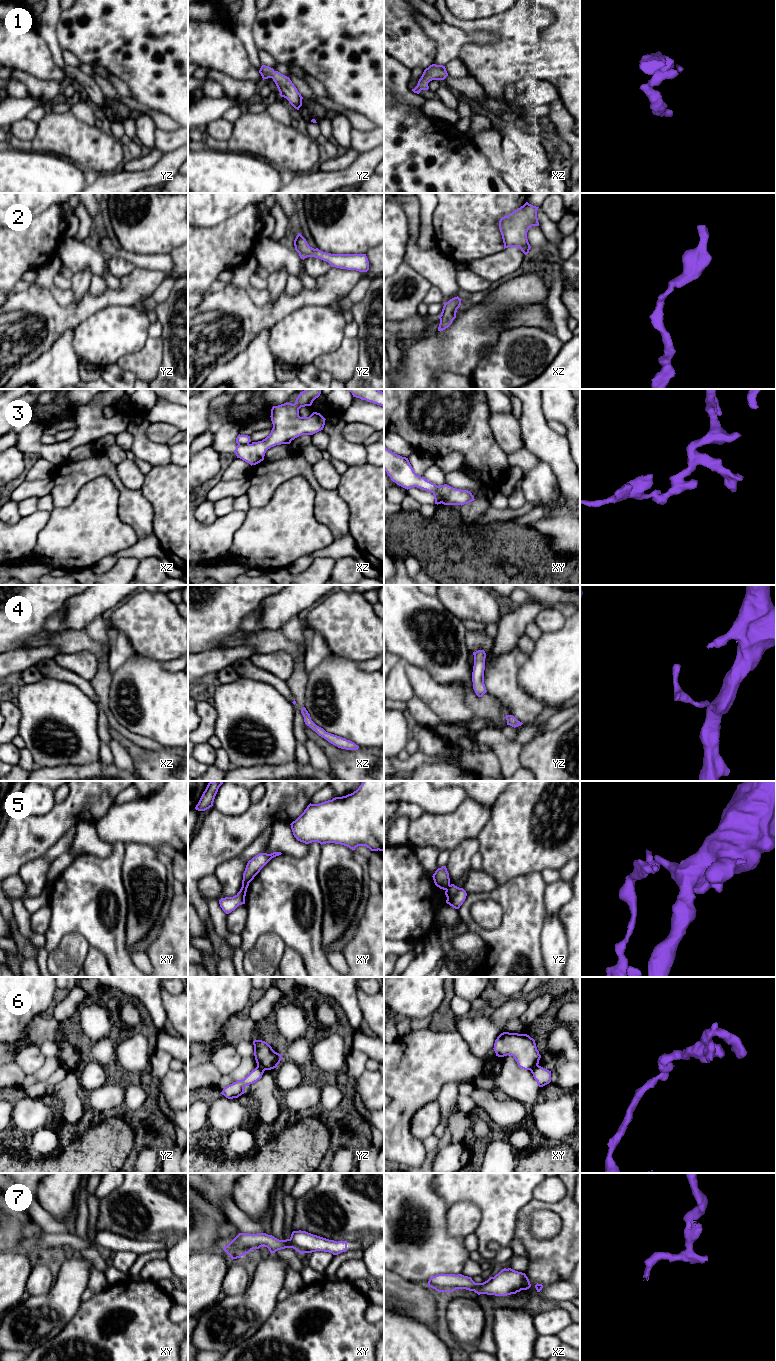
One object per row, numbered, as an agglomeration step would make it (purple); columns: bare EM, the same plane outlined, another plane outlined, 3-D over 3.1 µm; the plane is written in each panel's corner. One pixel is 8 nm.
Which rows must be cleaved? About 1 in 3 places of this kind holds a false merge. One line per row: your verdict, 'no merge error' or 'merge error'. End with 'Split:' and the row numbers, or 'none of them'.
1: no merge error
2: no merge error
3: merge error
4: no merge error
5: merge error
6: merge error
7: no merge error
Split: 3, 5, 6

